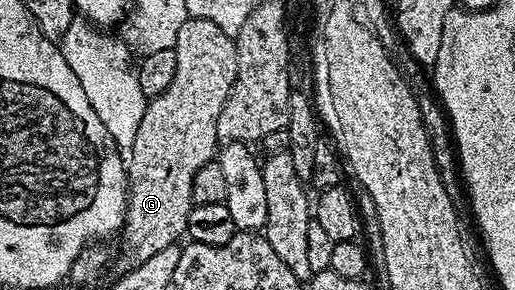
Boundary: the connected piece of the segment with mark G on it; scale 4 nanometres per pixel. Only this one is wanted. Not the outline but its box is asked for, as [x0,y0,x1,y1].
[113,18,237,274]

